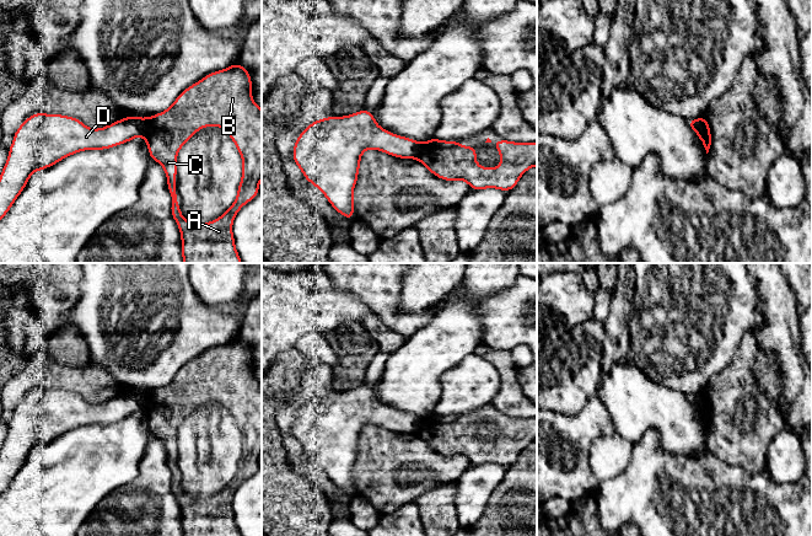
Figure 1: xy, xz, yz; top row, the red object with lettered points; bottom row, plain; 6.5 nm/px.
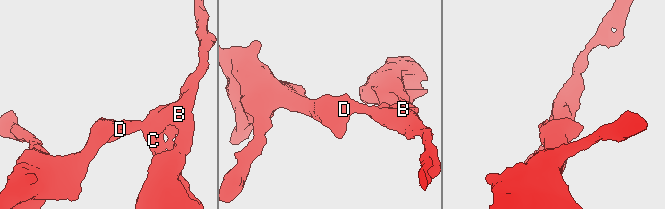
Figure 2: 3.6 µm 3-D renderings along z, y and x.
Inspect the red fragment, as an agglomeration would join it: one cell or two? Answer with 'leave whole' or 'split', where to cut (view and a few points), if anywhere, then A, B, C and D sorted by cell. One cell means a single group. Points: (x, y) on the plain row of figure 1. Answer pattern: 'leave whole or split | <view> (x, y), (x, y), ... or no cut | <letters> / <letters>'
split | xy (144, 395), (140, 409) | A B C / D

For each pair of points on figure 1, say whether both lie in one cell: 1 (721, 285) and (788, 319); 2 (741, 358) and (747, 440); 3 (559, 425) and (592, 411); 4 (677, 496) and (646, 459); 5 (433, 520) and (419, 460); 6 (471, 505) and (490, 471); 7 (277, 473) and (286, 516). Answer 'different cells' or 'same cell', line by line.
1: different cells
2: same cell
3: same cell
4: same cell
5: different cells
6: same cell
7: same cell

